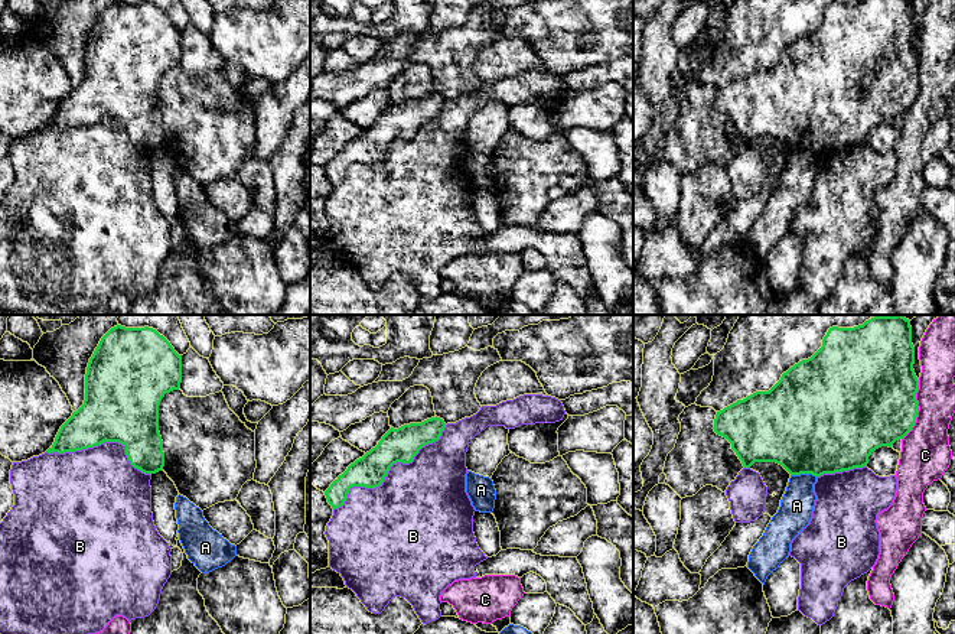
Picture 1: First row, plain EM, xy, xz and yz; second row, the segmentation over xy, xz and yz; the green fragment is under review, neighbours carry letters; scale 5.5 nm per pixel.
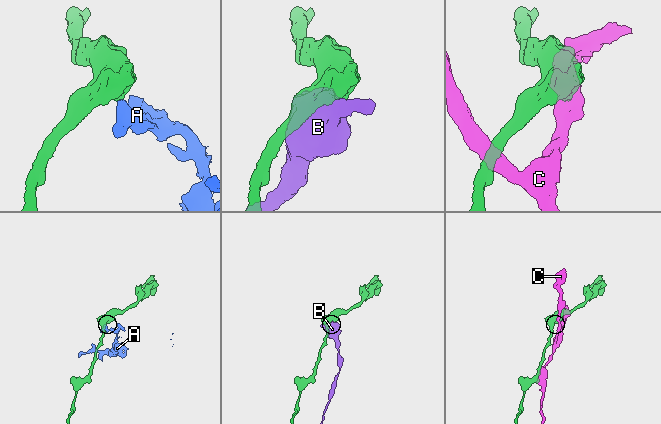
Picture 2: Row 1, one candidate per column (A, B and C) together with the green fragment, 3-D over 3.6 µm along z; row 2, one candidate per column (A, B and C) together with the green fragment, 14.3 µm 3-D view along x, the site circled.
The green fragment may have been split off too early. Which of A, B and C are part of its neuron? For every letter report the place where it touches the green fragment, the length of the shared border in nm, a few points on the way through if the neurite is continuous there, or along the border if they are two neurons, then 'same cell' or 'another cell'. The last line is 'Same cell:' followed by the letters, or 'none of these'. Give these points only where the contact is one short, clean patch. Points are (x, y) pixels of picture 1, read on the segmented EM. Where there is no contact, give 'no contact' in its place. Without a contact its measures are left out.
A: meets green in yz at (804, 472); contact 140 nm long; border along yz (791, 474), (812, 474), (815, 477); another cell
B: meets green in xz at (388, 470); contact 800 nm long; another cell
C: meets green in yz at (918, 410); contact 340 nm long; another cell
Same cell: none of these

